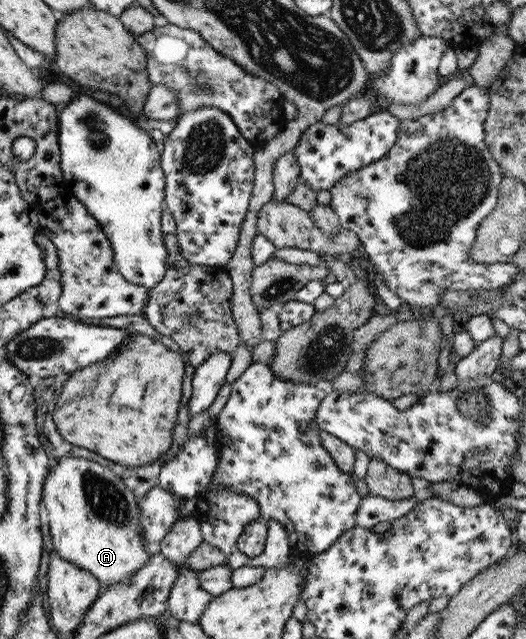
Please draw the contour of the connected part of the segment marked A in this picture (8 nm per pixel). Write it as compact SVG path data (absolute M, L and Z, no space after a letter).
M62 456L56 459L54 468L46 473L42 482L43 505L47 510L47 529L51 535L53 550L59 557L88 571L95 580L107 586L128 580L130 575L148 560L151 548L145 546L138 529L139 499L126 488L122 479L117 477L111 468L83 458Z

